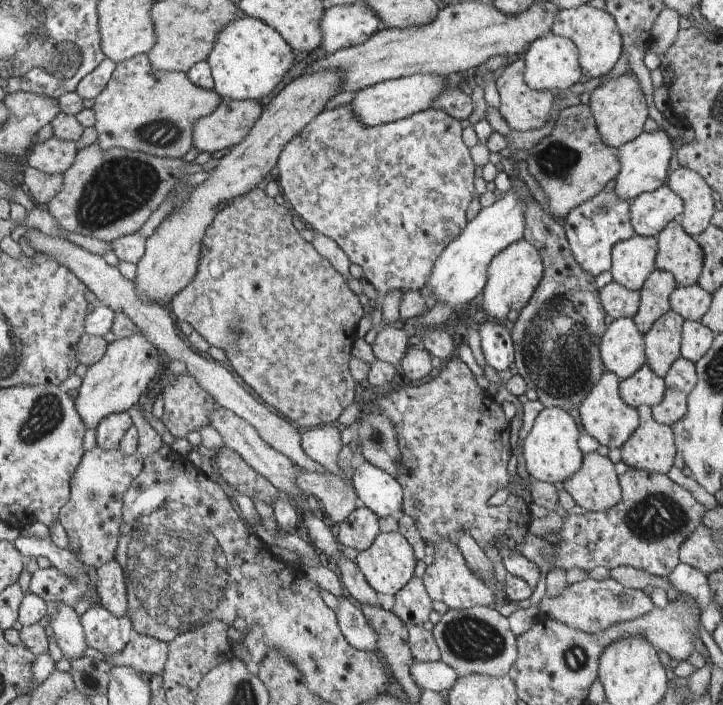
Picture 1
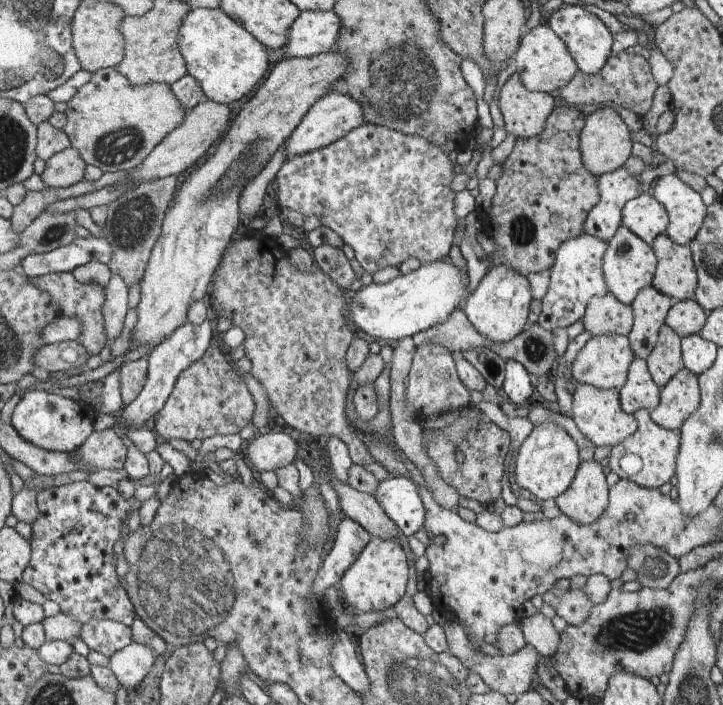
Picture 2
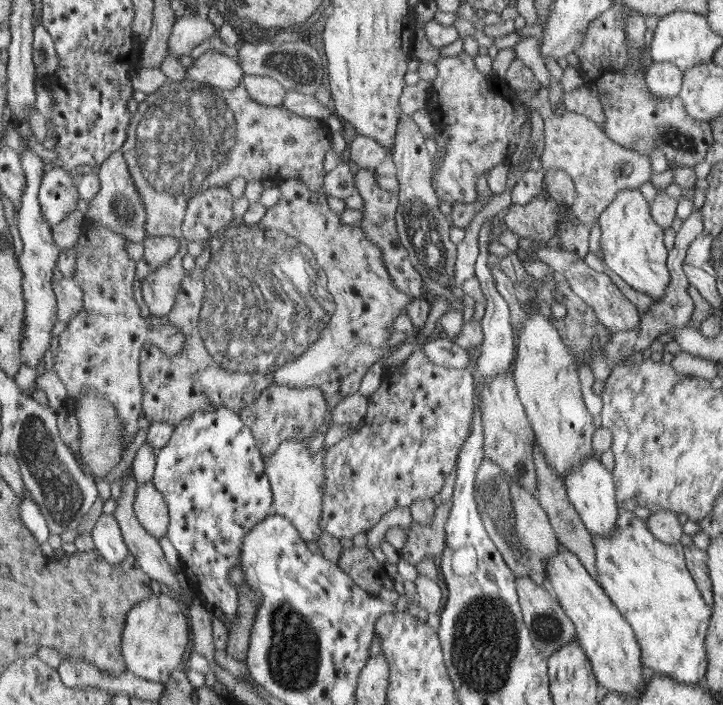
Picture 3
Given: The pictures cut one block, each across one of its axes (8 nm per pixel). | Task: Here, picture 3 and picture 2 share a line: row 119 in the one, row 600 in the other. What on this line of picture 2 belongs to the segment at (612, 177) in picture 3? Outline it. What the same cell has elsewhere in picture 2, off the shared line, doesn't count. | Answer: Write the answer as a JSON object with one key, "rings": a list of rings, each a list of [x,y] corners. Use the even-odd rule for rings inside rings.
{"rings":[[[568,588],[560,597],[551,591],[540,595],[542,602],[549,604],[559,618],[565,620],[567,625],[579,626],[589,616],[593,602],[583,594],[582,588]]]}

